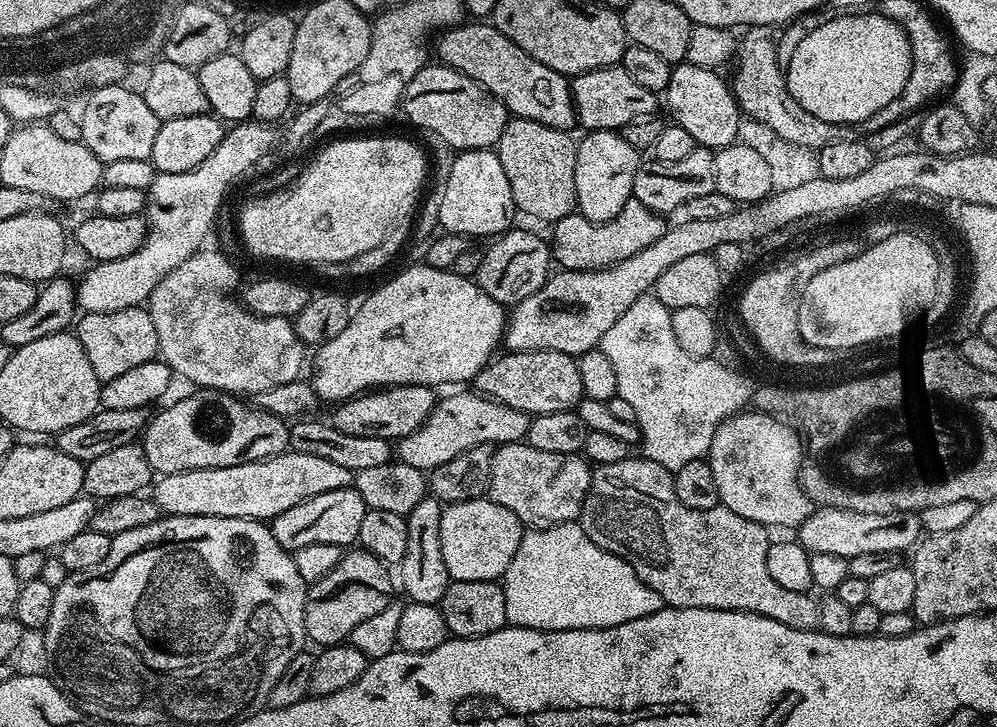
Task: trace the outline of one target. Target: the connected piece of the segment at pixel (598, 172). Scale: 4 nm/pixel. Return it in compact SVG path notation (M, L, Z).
M592 134L585 144L581 143L576 149L576 165L574 166L574 182L576 183L576 203L579 215L595 224L612 224L622 214L626 214L633 200L637 199L636 183L638 170L642 163L641 157L626 142L622 142L616 134Z

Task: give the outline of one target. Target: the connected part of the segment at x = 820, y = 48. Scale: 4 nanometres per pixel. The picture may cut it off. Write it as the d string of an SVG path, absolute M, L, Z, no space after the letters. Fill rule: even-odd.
M842 13L802 42L794 58L790 87L815 116L835 122L864 122L910 86L916 62L912 28L896 13Z

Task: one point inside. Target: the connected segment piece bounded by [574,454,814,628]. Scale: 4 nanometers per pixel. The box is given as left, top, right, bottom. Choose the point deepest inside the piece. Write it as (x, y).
(703, 558)

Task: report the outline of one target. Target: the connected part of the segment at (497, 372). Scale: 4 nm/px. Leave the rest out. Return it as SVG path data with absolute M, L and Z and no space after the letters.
M521 348L501 351L486 373L487 387L500 397L529 408L534 414L566 410L575 412L588 399L582 383L580 356L570 350Z

